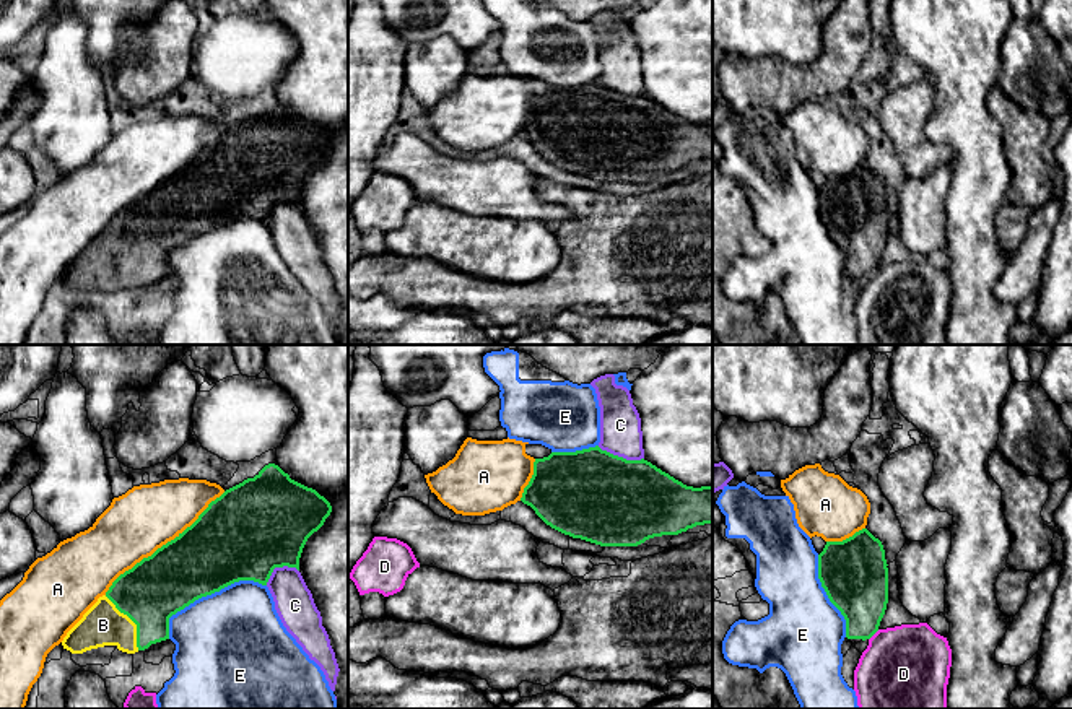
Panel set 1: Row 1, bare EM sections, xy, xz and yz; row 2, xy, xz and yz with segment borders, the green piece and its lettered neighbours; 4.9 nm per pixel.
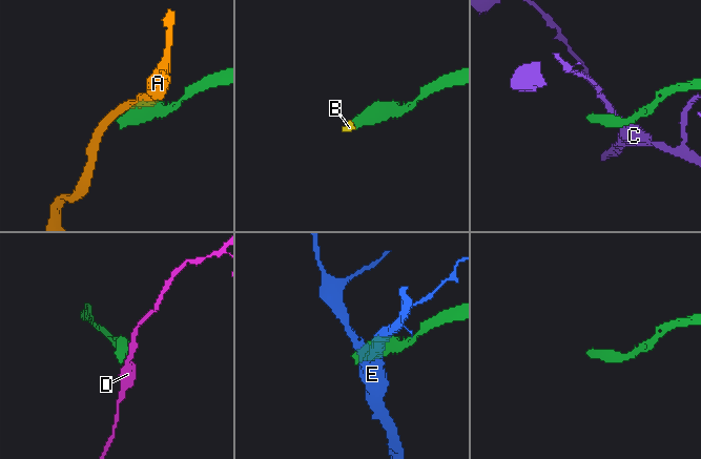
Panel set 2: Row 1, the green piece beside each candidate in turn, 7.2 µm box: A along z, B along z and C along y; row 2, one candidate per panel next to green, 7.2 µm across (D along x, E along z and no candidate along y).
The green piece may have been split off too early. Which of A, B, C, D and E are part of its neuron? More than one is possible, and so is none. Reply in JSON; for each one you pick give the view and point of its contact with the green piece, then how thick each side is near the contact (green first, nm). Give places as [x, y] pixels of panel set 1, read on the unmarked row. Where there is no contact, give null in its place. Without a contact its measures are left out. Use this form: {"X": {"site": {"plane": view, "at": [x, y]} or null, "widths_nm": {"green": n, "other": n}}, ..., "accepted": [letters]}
{"B": {"site": {"plane": "xy", "at": [132, 256]}, "widths_nm": {"green": 320, "other": 200}}, "accepted": ["B"]}

